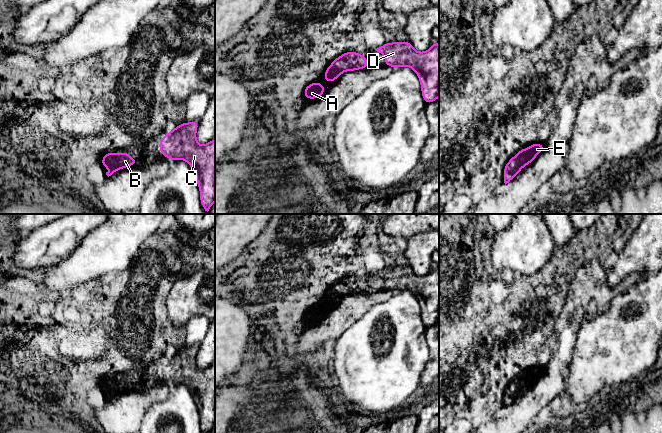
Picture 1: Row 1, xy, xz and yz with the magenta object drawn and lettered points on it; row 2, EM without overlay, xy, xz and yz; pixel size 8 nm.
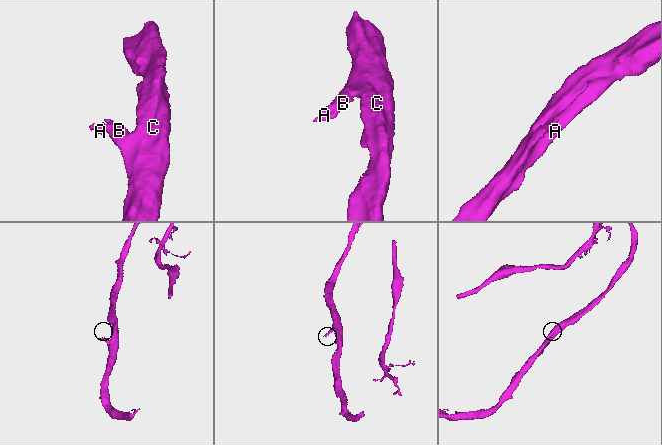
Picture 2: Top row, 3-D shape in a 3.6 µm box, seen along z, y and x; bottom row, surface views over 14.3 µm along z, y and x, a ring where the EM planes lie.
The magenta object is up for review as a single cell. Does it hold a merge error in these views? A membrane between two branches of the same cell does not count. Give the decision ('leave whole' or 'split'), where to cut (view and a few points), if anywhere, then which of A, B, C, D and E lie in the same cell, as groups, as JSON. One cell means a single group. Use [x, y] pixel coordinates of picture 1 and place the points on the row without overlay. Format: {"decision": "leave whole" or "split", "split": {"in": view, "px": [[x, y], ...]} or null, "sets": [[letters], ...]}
{"decision": "leave whole", "split": null, "sets": [["A", "B", "C", "D", "E"]]}

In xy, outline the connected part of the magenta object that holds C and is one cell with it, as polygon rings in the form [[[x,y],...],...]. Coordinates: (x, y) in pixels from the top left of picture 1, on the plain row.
[[[198,345],[184,346],[165,358],[158,370],[170,385],[187,385],[200,414],[201,429],[210,433],[215,426],[215,363],[200,370],[196,363],[198,350]]]

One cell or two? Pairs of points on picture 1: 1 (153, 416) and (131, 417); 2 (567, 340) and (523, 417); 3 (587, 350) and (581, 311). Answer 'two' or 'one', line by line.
1: two
2: one
3: two

